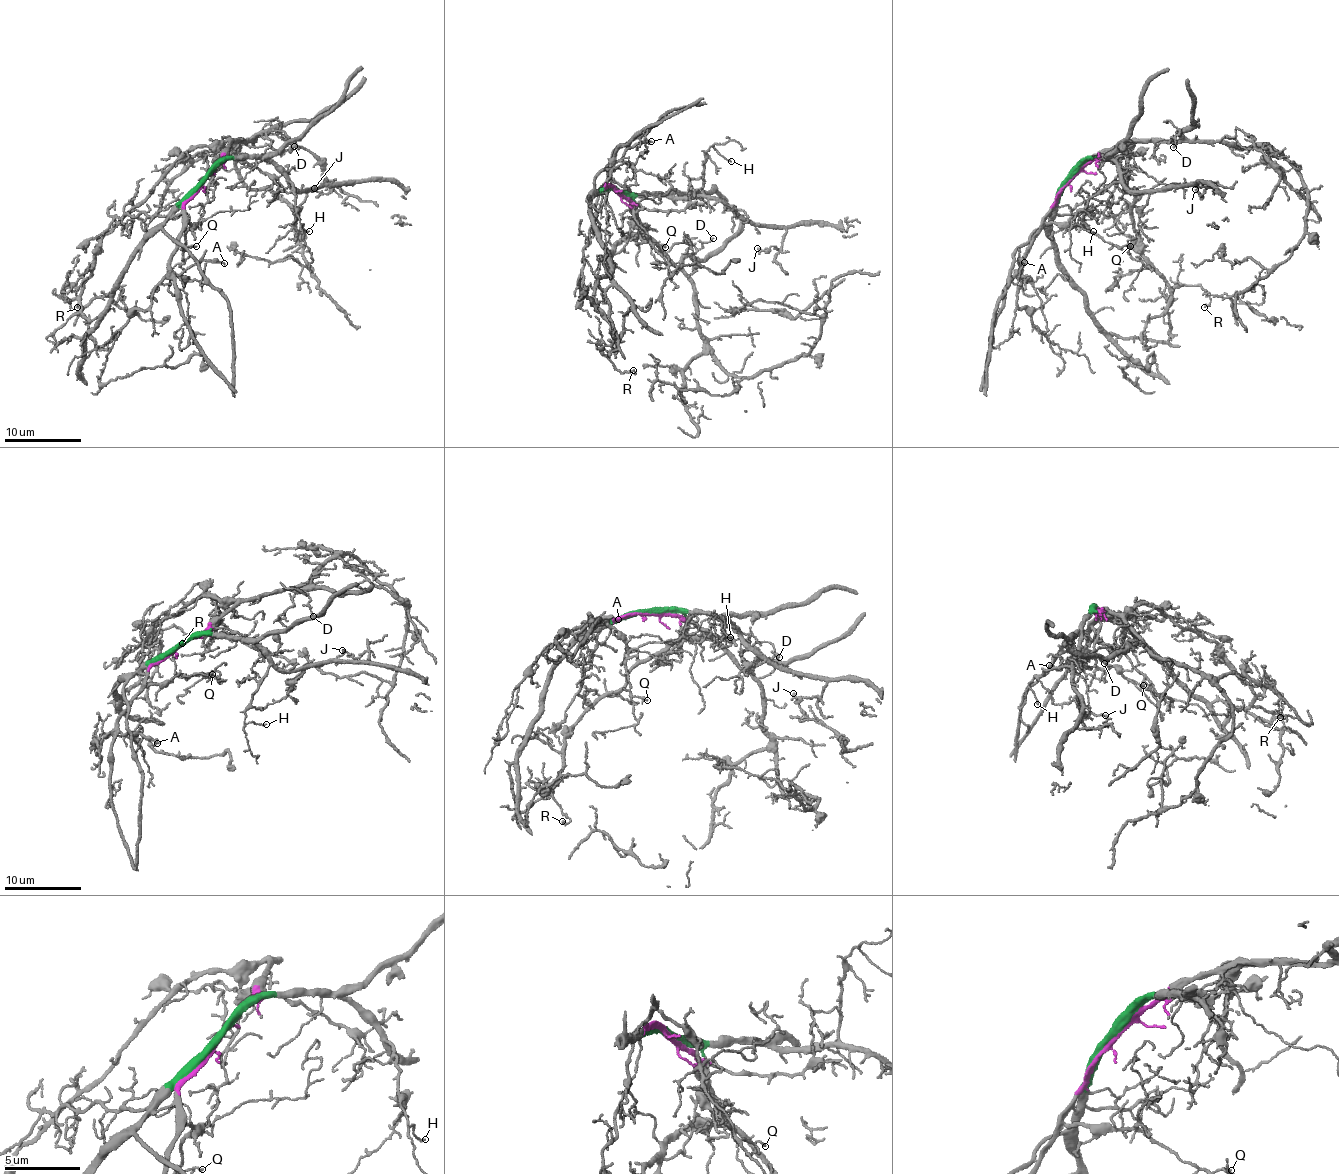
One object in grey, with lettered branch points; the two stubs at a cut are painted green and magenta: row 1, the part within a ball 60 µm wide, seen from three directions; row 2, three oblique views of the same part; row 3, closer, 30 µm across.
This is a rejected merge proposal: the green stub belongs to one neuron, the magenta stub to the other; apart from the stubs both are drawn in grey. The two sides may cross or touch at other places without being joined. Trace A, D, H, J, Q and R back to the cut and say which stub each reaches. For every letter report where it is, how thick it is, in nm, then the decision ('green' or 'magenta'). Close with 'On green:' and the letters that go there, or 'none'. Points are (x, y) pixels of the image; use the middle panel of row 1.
A: at (651, 141); 150 nm thick; magenta
D: at (713, 238); 110 nm thick; magenta
H: at (731, 161); 90 nm thick; green
J: at (757, 248); 150 nm thick; green
Q: at (665, 247); 70 nm thick; magenta
R: at (633, 370); 160 nm thick; magenta
On green: H, J

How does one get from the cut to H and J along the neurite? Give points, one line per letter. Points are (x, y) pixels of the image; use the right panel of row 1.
H: (1070, 178), (1086, 159), (1112, 160), (1120, 175), (1118, 181), (1094, 194), (1070, 223), (1093, 231)
J: (1070, 178), (1086, 159), (1111, 158), (1126, 187), (1132, 191), (1208, 185), (1201, 195), (1195, 189)

